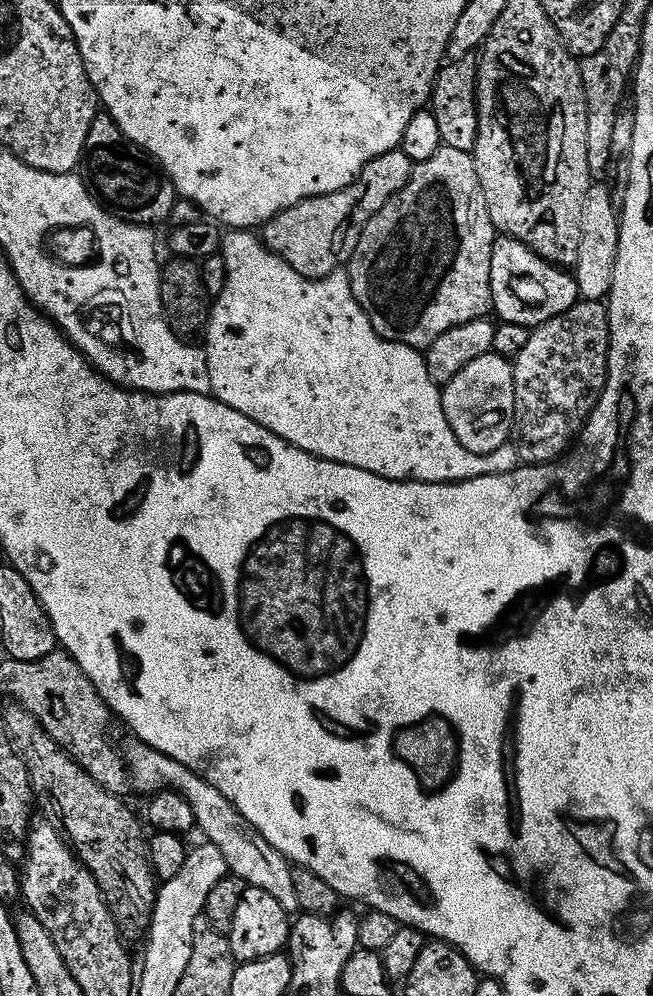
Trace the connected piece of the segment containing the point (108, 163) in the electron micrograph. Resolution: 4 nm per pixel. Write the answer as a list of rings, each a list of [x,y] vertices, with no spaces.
[[[103,110],[97,111],[94,122],[90,122],[90,130],[86,133],[86,146],[84,153],[80,155],[78,168],[96,203],[101,208],[105,208],[110,215],[125,220],[127,224],[157,226],[156,224],[161,223],[163,225],[178,199],[178,193],[176,187],[172,185],[172,179],[164,175],[163,171],[147,155],[141,154],[136,145],[124,137],[122,130],[118,130],[114,118],[110,118]]]

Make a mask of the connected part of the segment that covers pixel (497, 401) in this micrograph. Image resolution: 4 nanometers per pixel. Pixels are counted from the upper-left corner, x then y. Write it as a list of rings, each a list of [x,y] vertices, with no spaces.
[[[490,351],[474,358],[474,362],[466,362],[466,366],[462,366],[462,370],[458,370],[458,374],[454,374],[454,378],[443,385],[440,401],[446,414],[446,422],[450,422],[450,430],[454,430],[454,438],[458,438],[458,442],[462,442],[466,450],[474,450],[478,454],[498,450],[498,446],[509,443],[513,435],[512,361]]]

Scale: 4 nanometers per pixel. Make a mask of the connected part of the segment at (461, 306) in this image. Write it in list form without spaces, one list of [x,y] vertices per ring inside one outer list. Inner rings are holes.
[[[442,146],[430,158],[413,163],[406,186],[362,226],[358,246],[346,265],[350,290],[382,339],[426,350],[438,334],[492,312],[490,254],[497,238],[471,152]]]

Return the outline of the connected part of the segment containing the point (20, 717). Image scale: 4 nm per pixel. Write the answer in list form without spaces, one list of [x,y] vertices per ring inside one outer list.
[[[8,702],[2,723],[30,774],[35,807],[44,811],[48,819],[45,821],[62,833],[68,847],[98,882],[120,935],[128,942],[139,936],[140,940],[148,931],[158,889],[152,866],[148,863],[146,832],[141,817],[139,820],[132,813],[127,799],[102,790],[102,786],[98,786],[98,782],[94,782],[78,762],[69,758],[50,734],[46,734],[30,710],[21,704]]]

